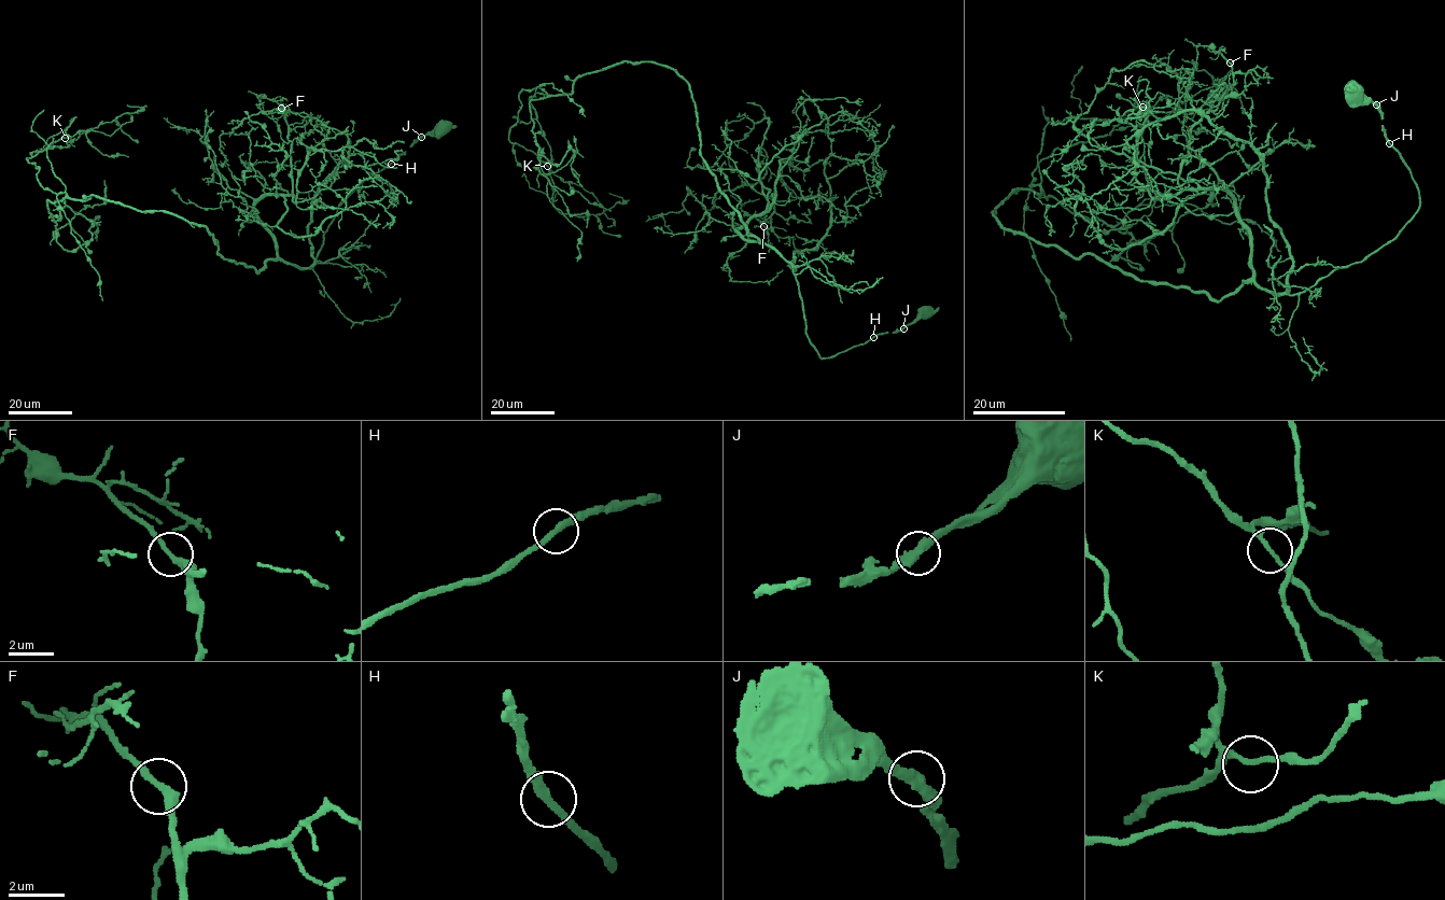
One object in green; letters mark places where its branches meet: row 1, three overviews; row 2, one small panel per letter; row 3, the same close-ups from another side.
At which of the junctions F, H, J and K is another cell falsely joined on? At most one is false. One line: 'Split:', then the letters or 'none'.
Split: none

